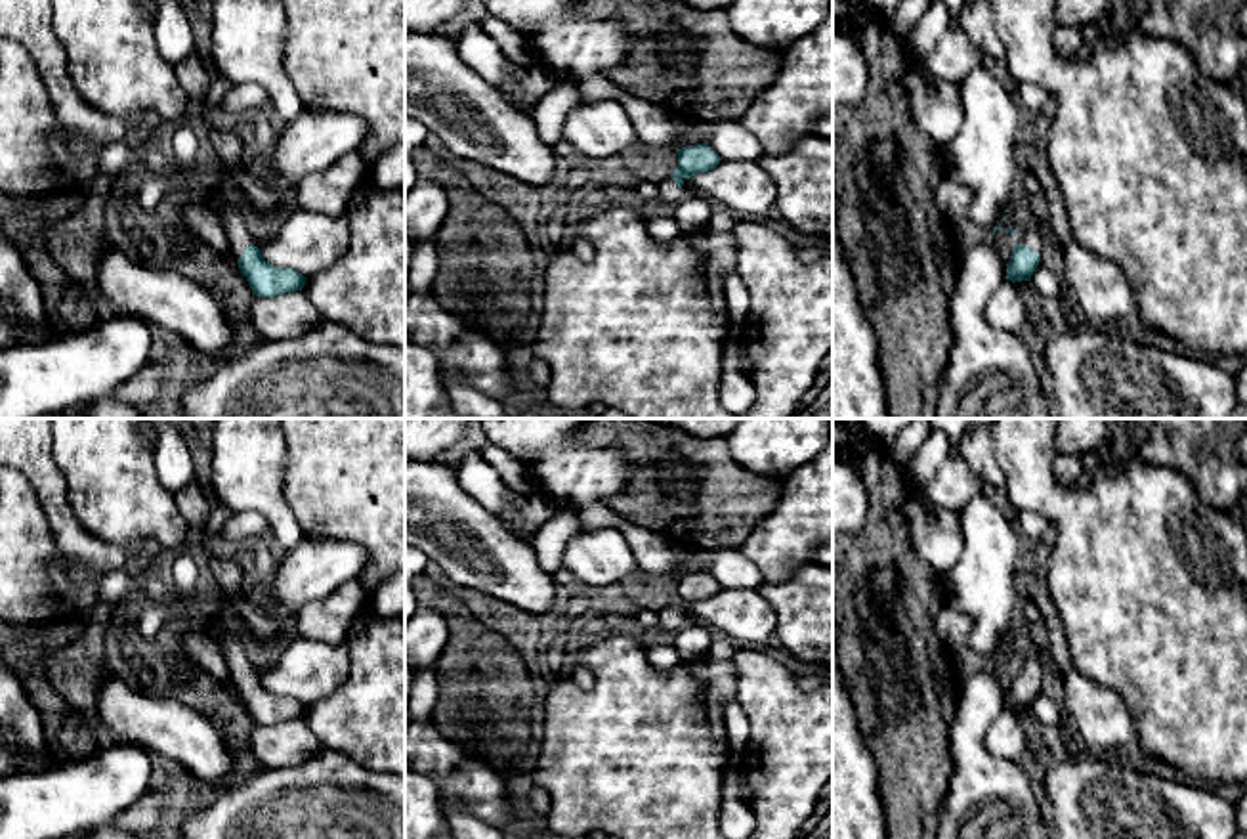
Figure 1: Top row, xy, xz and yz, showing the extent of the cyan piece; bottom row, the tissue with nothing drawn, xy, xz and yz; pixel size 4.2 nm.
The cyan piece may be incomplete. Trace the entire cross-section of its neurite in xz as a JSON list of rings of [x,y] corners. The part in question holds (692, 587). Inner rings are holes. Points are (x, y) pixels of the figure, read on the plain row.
[[[707,571],[686,573],[676,581],[676,598],[666,608],[657,612],[659,627],[665,631],[680,631],[689,621],[687,608],[716,596],[722,589],[718,581]]]

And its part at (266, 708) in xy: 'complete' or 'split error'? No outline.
split error

